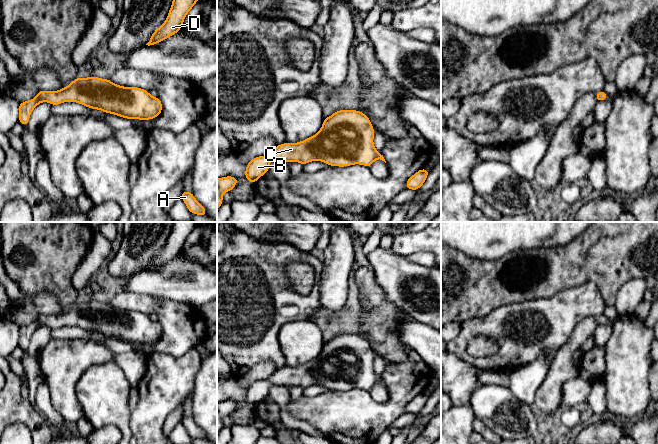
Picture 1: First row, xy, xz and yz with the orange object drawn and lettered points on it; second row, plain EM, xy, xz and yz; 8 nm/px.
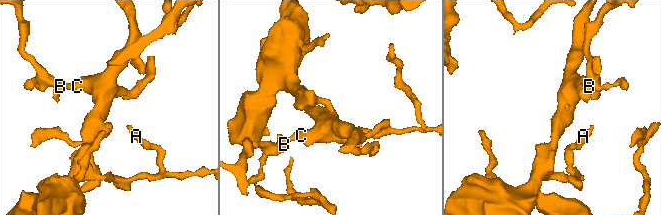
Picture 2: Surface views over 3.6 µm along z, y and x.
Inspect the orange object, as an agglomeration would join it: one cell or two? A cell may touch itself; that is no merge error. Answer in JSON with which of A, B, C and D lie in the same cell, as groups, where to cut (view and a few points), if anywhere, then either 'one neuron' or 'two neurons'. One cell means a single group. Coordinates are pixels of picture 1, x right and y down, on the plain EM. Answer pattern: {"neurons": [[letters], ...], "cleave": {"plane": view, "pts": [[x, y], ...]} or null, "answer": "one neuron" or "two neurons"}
{"neurons": [["A", "B", "C", "D"]], "cleave": null, "answer": "one neuron"}

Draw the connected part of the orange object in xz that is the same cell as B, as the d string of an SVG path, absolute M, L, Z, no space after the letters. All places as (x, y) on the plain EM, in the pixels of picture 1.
M339 334L324 342L319 356L298 367L277 369L268 379L253 382L245 401L254 408L269 395L270 386L299 386L305 389L319 384L330 390L360 388L370 391L376 383L385 385L373 367L374 352L370 343L357 334Z

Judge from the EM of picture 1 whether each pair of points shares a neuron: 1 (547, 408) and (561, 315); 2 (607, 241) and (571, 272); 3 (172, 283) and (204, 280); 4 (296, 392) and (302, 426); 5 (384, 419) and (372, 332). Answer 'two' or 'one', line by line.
1: two
2: one
3: one
4: two
5: two

